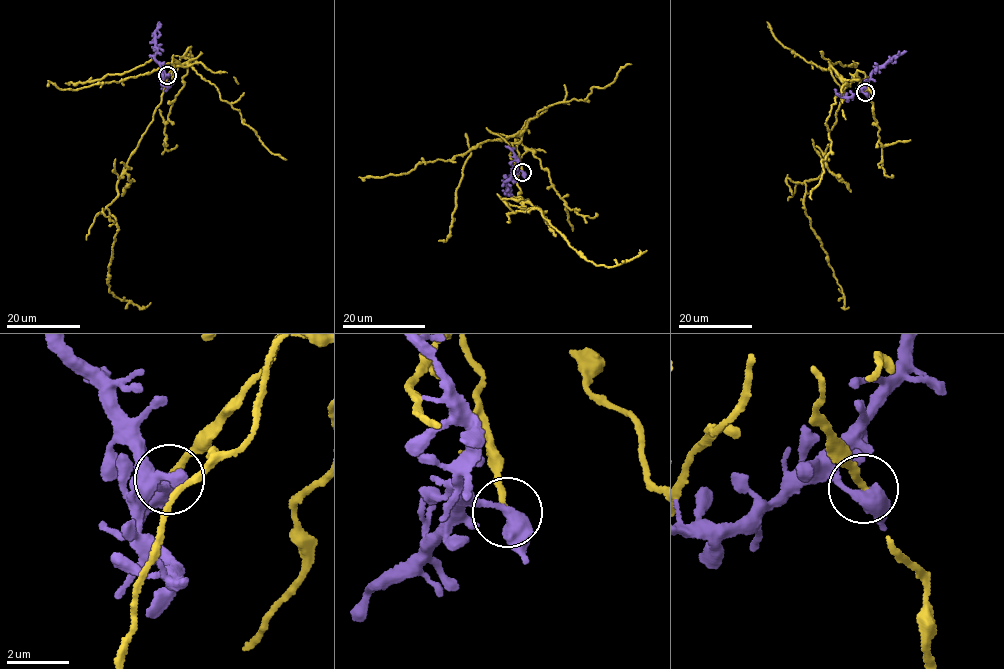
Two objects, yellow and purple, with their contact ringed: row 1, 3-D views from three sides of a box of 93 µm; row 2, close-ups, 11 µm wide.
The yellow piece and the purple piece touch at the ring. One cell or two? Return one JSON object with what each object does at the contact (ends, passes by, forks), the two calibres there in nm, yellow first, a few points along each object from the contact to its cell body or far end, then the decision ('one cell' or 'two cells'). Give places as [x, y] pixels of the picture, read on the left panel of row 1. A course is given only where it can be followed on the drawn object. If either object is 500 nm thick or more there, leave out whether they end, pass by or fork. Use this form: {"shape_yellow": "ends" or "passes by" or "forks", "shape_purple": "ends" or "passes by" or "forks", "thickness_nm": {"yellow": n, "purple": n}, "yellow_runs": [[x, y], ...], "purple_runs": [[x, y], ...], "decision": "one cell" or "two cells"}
{"shape_yellow": "ends", "shape_purple": "passes by", "thickness_nm": {"yellow": 200, "purple": 440}, "yellow_runs": [[167, 74], [183, 56], [106, 207], [118, 230], [109, 291], [142, 308], [150, 302]], "purple_runs": [[167, 74], [154, 57], [154, 41], [159, 22]], "decision": "two cells"}

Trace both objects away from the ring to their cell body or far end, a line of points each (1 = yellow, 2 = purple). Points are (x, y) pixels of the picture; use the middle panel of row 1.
1: (522, 172), (515, 144), (509, 155), (526, 210), (516, 211), (540, 209), (581, 256), (614, 266), (647, 250)
2: (522, 172), (518, 170), (506, 181), (505, 189), (512, 196)

